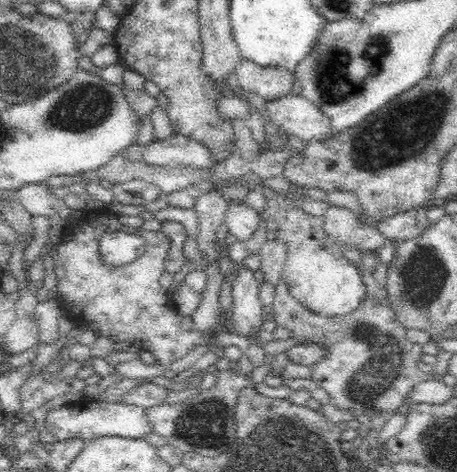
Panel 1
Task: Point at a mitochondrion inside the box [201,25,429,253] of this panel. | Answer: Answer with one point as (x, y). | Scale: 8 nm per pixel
(340, 76)

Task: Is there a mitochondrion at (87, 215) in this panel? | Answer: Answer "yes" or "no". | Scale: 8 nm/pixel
no

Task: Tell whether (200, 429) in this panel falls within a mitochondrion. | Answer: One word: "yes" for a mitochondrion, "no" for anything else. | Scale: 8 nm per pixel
yes

